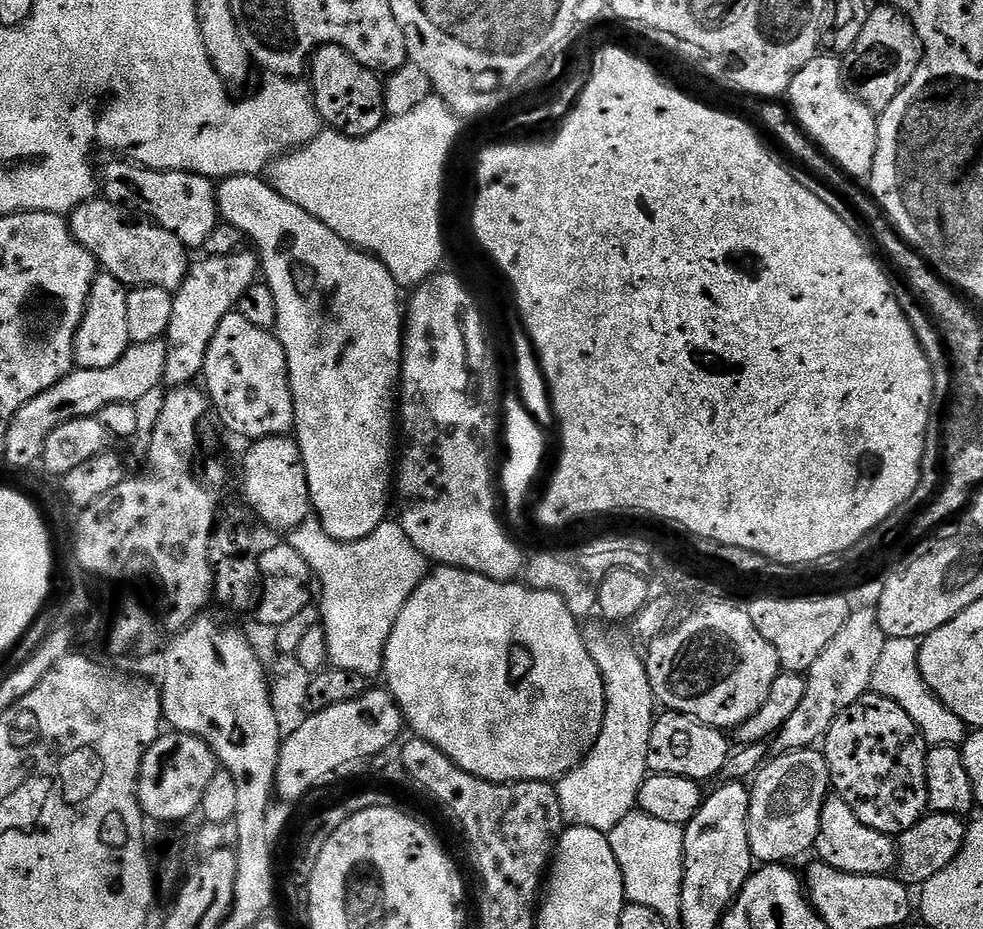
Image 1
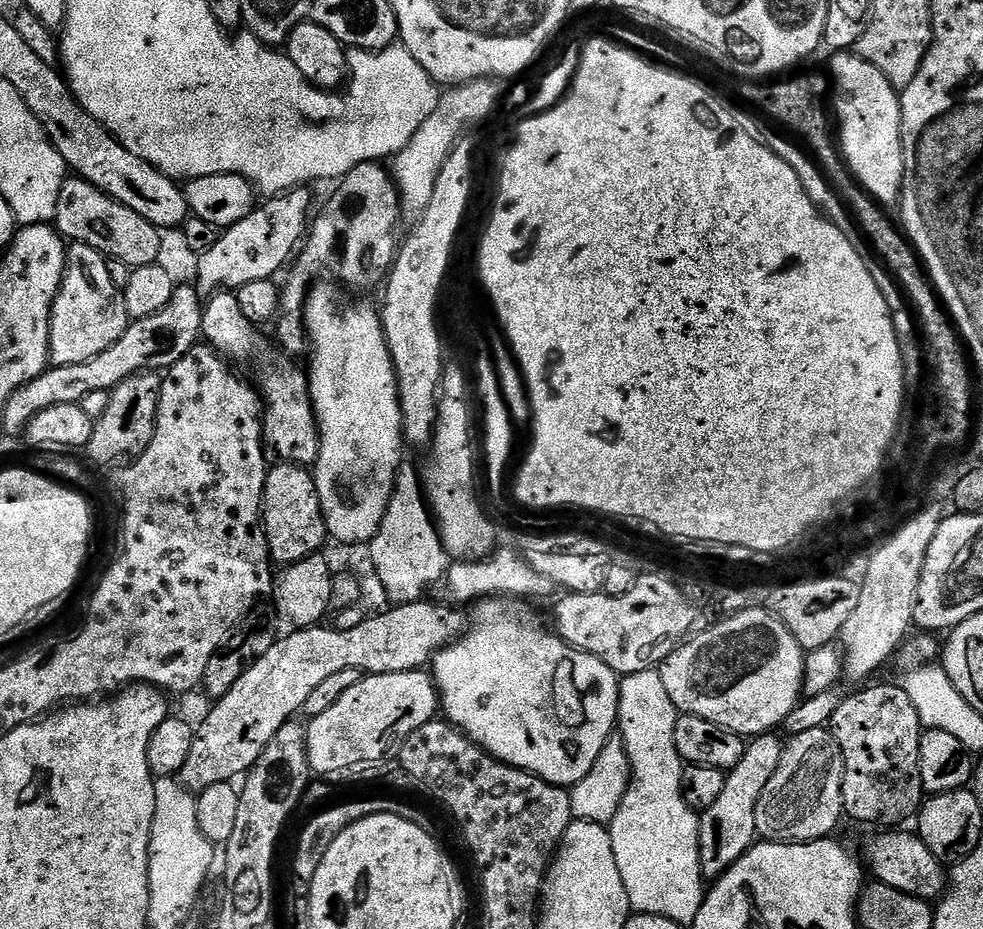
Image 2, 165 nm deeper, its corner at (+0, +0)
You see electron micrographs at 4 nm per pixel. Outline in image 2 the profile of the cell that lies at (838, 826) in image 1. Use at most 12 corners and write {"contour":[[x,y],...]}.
{"contour":[[884,830],[862,851],[877,881],[939,901],[950,879],[919,835]]}

